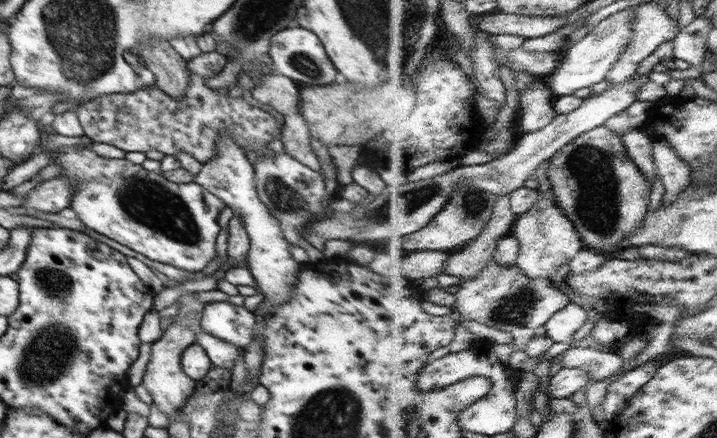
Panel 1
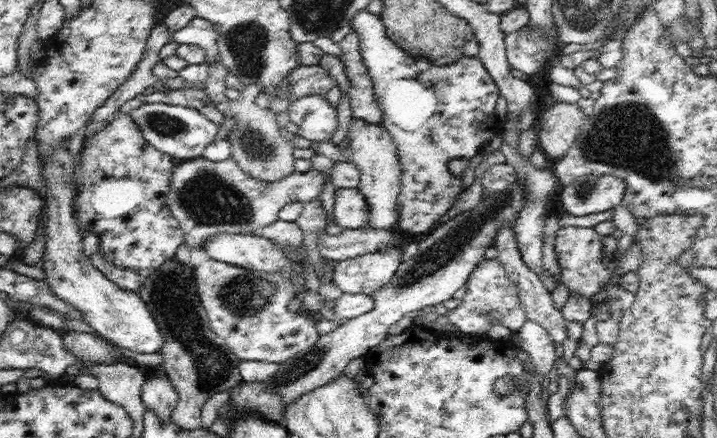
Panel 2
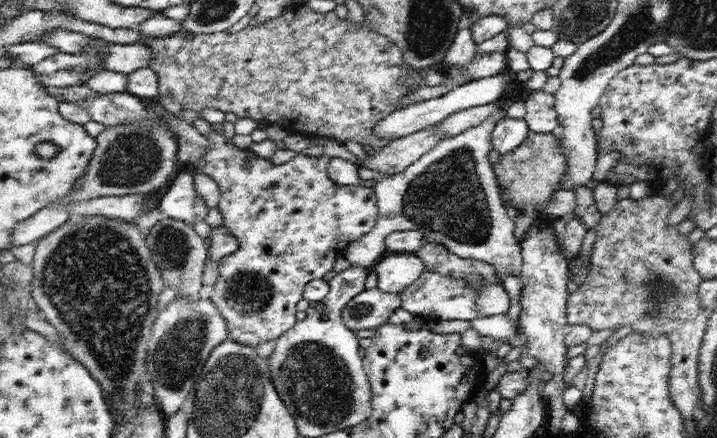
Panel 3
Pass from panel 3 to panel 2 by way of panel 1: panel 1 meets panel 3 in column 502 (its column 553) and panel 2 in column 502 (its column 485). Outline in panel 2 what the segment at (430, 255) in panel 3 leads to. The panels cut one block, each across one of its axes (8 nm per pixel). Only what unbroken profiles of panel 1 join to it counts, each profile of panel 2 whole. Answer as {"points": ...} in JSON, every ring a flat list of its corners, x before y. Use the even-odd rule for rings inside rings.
{"points":[[494,258,486,260,474,270,468,282,467,294,458,308,449,312,449,321,459,328,461,334,478,337,483,336,485,328,492,321,506,325,508,330,514,334,522,328,527,318,522,310,516,286,506,279,500,263]]}

